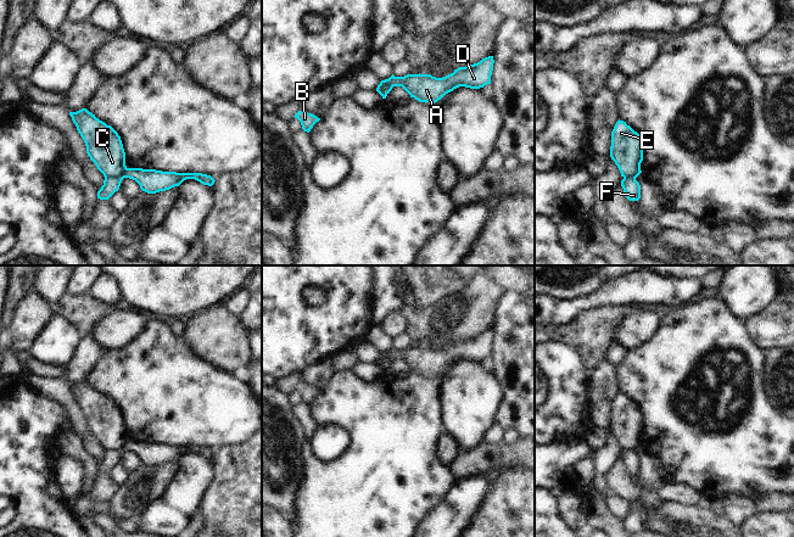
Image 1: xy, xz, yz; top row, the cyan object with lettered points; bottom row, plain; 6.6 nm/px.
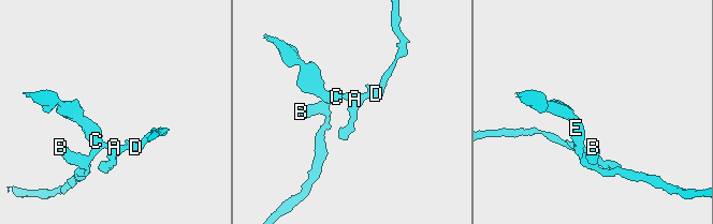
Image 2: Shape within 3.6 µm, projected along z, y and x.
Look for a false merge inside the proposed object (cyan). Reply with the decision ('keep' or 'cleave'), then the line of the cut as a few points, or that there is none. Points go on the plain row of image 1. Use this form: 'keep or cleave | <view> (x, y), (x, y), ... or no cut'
cleave | xy (127, 441), (117, 448), (107, 448), (105, 451)

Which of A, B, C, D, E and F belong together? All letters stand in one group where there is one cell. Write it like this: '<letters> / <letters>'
A B D F / C E

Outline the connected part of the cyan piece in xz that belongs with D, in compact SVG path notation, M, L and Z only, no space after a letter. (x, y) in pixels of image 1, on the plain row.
M493 329L482 331L480 335L459 340L453 346L436 351L431 347L407 347L404 349L395 349L393 347L379 357L382 363L385 359L402 359L410 370L419 375L435 376L446 367L459 359L470 362L480 362L491 357L493 343Z

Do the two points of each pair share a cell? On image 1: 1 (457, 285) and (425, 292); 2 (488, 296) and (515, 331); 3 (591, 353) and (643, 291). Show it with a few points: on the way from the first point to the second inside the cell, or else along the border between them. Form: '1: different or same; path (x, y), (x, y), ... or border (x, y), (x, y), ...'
1: same; path (449, 285), (432, 285)
2: different; border (505, 291), (496, 306), (492, 328)
3: different; border (630, 303), (604, 305), (602, 307)

